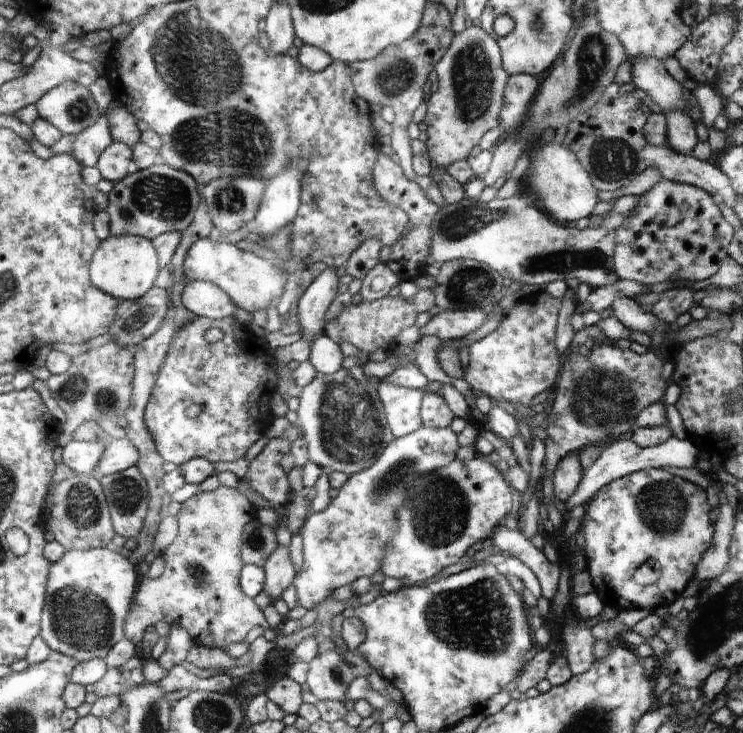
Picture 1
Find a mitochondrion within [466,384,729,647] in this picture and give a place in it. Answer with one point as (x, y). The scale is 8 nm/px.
(662, 505)

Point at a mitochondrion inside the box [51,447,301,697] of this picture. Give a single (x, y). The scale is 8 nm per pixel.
(83, 506)

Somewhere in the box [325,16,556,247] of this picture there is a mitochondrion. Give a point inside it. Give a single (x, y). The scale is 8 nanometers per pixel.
(473, 80)

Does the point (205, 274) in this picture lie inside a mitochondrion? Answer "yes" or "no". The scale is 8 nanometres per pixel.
no

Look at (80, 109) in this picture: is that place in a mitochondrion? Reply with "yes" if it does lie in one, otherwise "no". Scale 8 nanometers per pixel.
yes

